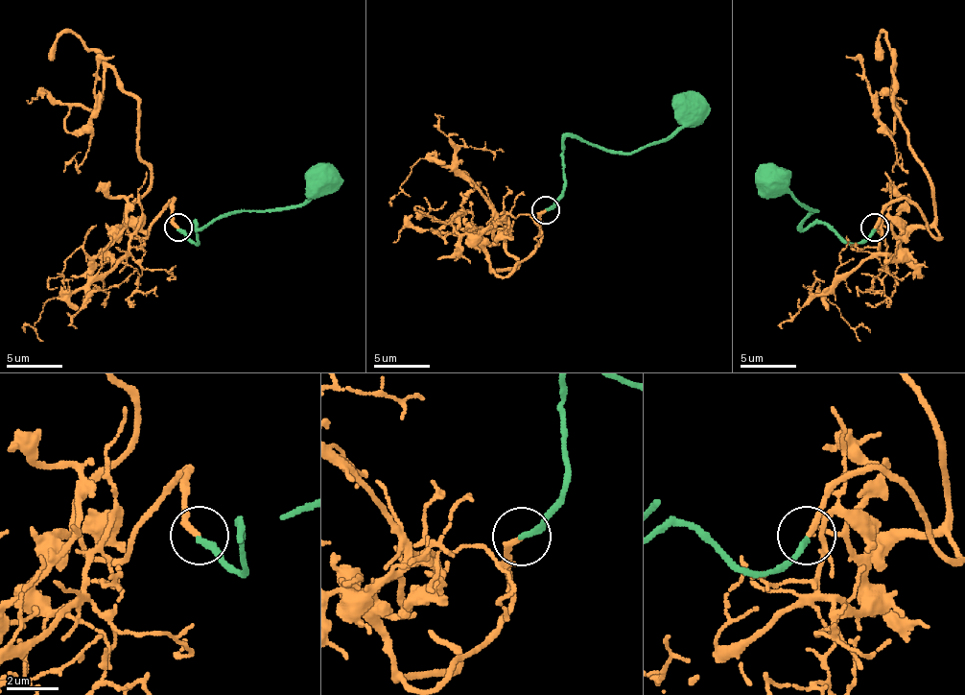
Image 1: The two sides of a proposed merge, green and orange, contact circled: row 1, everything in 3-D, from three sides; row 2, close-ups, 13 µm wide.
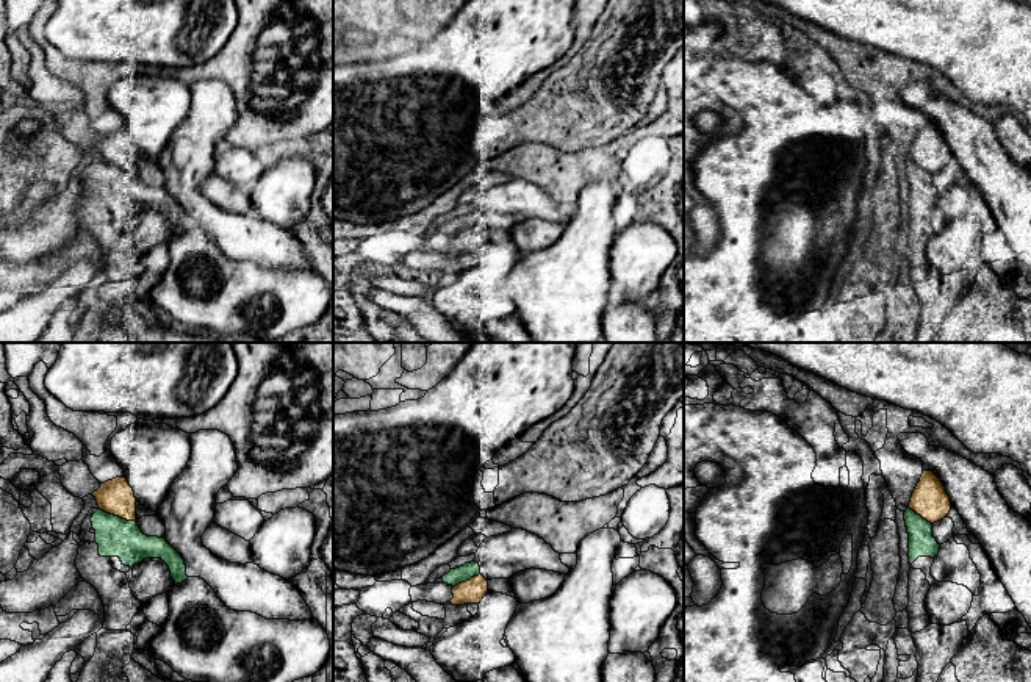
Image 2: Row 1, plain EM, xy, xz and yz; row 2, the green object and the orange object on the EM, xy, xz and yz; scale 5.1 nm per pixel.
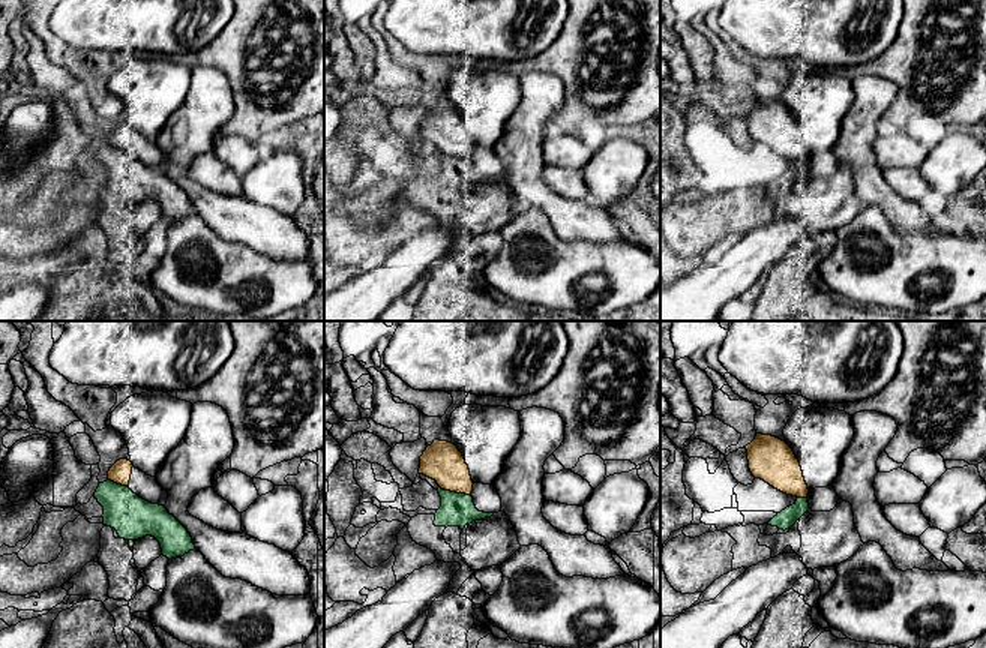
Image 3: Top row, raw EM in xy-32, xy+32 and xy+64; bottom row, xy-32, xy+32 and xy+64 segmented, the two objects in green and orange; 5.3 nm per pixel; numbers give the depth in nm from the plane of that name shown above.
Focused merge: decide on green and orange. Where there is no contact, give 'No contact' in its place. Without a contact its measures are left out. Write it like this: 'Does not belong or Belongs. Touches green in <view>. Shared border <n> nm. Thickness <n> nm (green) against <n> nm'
Does not belong. Touches green in xy. Shared border 200 nm. Thickness 200 nm (green) against 180 nm

